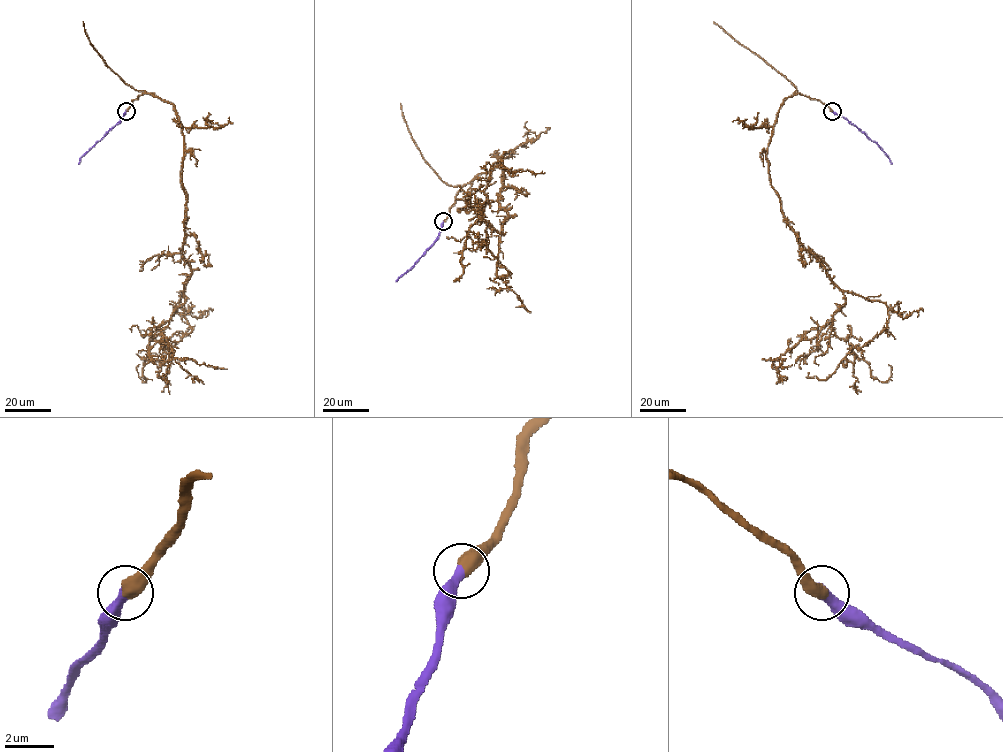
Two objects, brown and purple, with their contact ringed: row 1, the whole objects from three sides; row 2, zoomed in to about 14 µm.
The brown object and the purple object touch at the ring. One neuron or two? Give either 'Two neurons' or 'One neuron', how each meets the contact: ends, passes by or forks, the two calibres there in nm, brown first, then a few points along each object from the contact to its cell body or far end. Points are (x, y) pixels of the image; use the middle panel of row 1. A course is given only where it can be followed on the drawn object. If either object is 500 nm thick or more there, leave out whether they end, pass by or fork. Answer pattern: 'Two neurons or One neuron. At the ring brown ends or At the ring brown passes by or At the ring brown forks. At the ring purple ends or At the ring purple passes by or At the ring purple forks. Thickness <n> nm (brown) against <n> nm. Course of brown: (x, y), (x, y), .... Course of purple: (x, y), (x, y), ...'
One neuron. Thickness 550 nm (brown) against 440 nm. Course of brown: (443, 221), (461, 187), (501, 156), (500, 206), (508, 217), (496, 274), (505, 277), (475, 199). Course of purple: (443, 221), (433, 244), (397, 281)

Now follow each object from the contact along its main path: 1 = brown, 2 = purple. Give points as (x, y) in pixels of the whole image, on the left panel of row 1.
1: (126, 111), (144, 93), (169, 101), (183, 137), (191, 330), (158, 372)
2: (126, 111), (121, 119), (81, 158), (79, 164)

